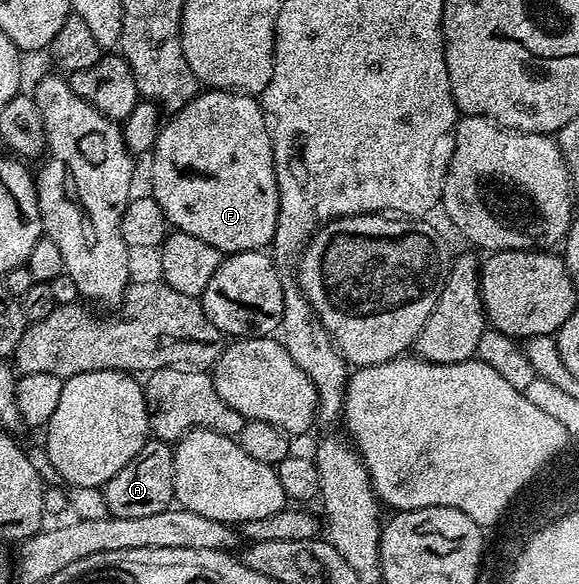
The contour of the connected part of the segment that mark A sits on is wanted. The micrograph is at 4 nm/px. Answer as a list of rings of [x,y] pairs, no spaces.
[[[149,440],[142,444],[138,456],[118,472],[102,487],[104,504],[107,513],[114,518],[129,518],[130,516],[150,516],[153,512],[162,512],[173,505],[174,492],[174,456],[173,447],[159,440]]]

